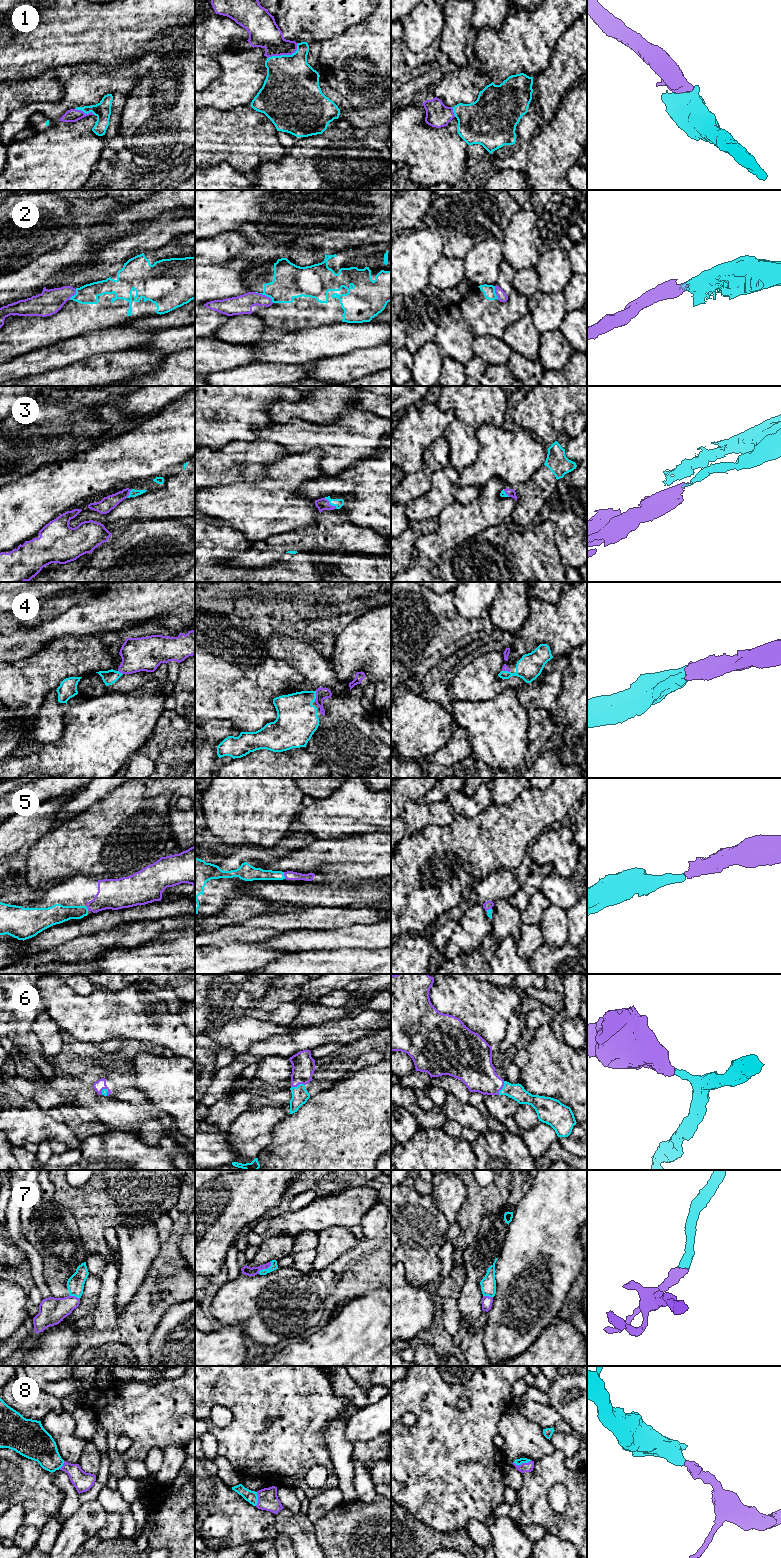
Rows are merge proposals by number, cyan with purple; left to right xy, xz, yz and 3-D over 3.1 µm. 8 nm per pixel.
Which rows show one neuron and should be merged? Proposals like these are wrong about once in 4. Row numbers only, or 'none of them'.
1, 3, 4, 5, 6, 7, 8

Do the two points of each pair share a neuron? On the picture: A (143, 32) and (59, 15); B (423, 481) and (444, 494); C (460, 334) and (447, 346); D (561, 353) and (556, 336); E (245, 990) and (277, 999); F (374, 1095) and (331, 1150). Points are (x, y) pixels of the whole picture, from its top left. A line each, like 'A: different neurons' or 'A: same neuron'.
A: same neuron
B: different neurons
C: same neuron
D: same neuron
E: different neurons
F: same neuron

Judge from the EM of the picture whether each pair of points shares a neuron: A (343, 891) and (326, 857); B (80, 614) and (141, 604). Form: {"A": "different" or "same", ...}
{"A": "different", "B": "same"}

